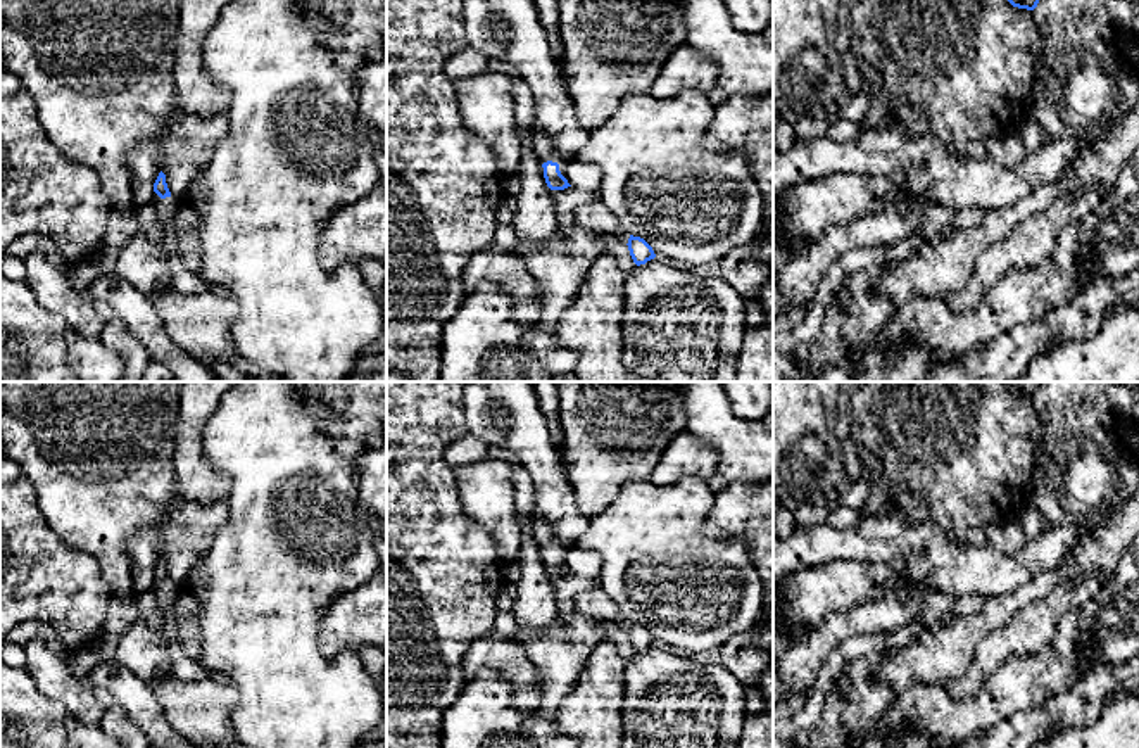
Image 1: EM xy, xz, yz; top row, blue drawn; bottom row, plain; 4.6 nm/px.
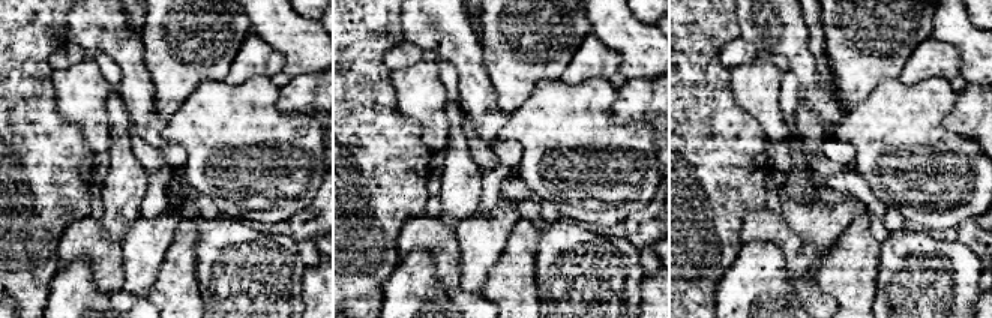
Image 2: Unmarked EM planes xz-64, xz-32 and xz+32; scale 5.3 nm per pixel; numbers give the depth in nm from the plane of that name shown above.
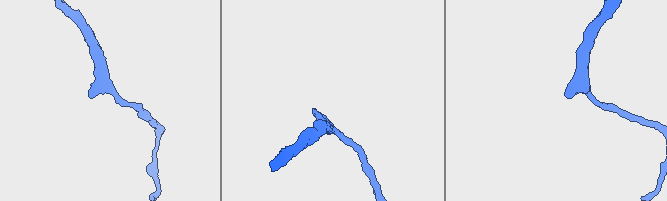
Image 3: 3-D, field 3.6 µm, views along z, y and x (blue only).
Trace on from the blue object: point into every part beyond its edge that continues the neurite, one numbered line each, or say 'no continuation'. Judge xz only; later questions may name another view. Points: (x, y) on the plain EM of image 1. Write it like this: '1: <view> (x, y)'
1: xz (542, 532)

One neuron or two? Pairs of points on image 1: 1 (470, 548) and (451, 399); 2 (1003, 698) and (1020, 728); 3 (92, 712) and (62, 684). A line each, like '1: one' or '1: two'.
1: one
2: two
3: one

